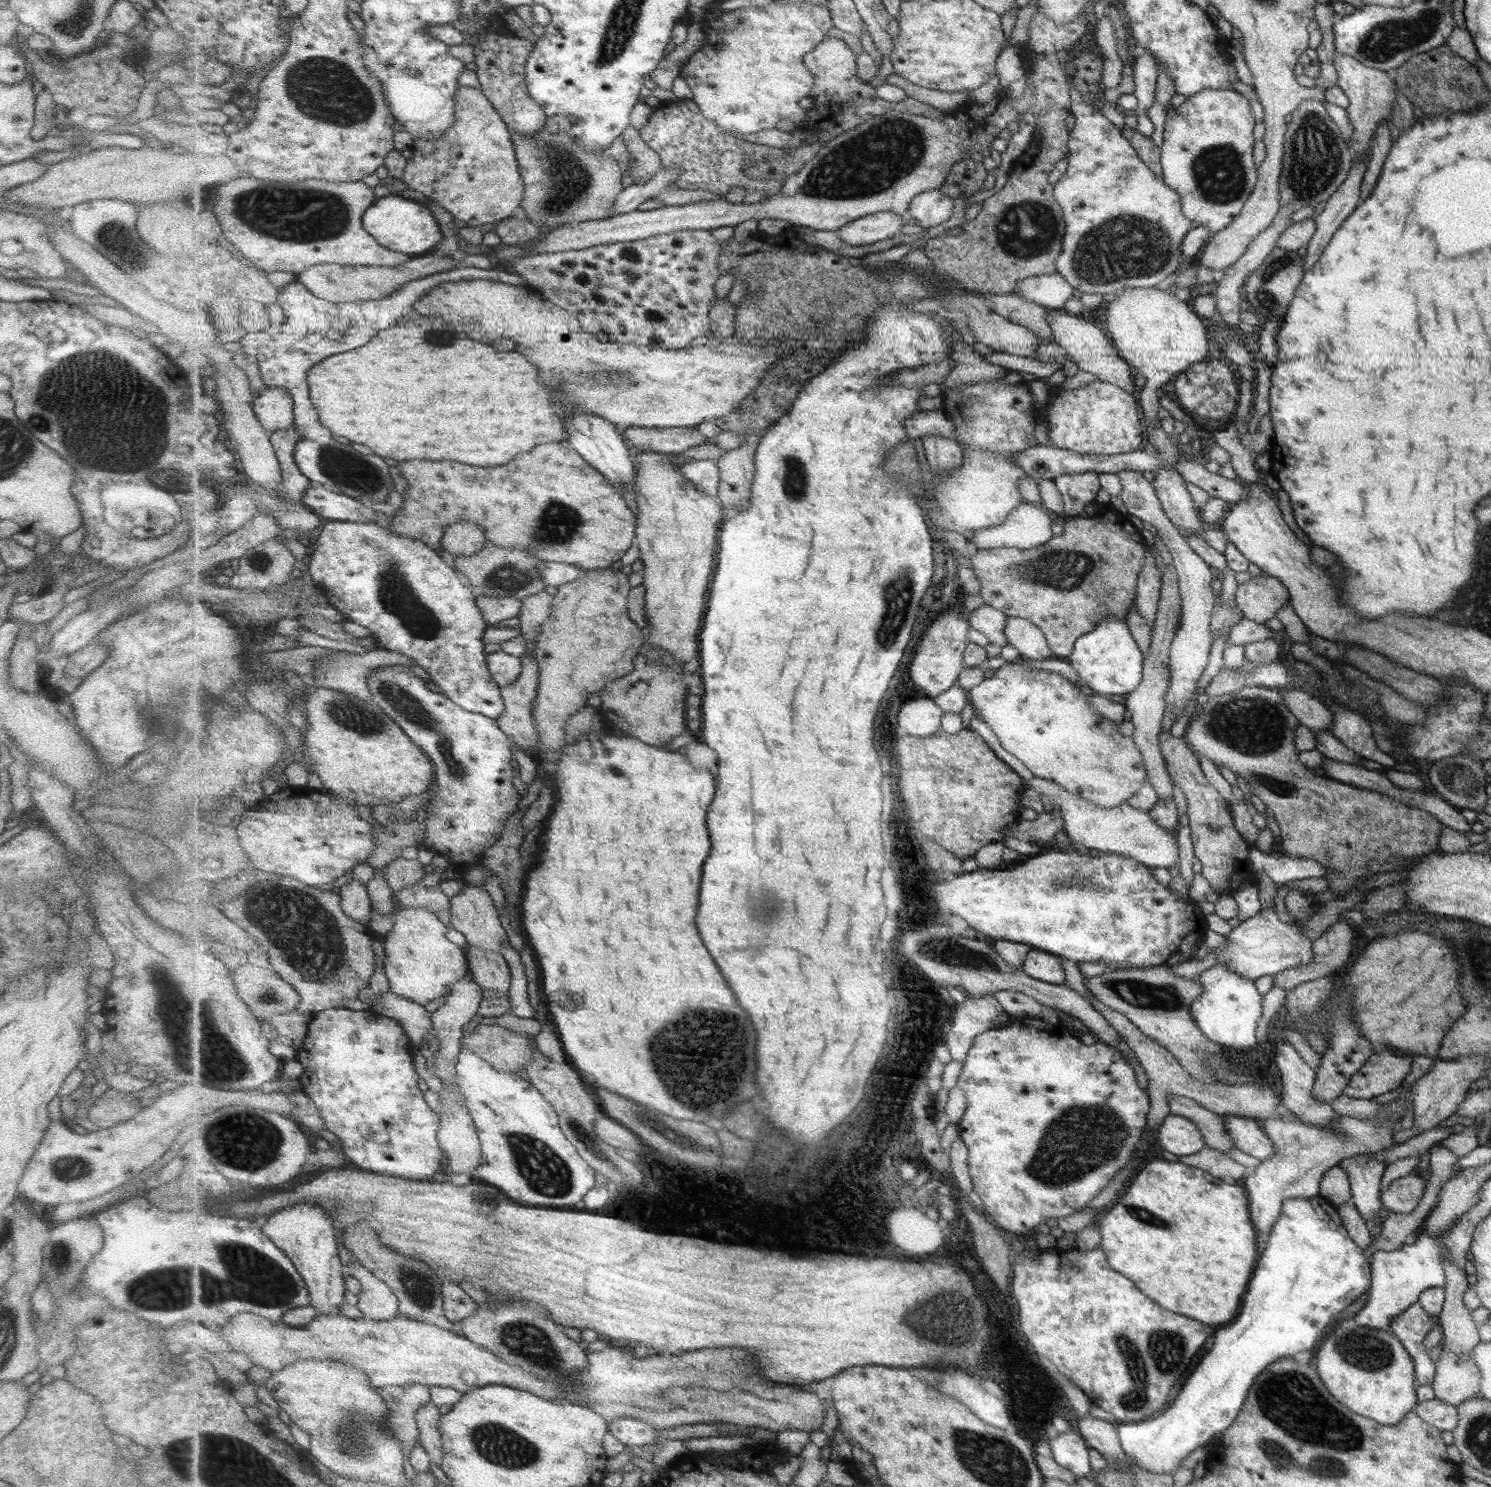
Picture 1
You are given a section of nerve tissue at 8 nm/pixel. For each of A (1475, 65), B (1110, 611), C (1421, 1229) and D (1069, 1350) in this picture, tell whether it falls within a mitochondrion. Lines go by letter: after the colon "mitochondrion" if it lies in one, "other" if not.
A: other
B: other
C: other
D: other

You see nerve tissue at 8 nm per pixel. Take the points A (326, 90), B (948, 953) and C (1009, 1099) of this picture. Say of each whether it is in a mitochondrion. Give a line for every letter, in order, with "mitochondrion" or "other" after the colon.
A: mitochondrion
B: mitochondrion
C: other

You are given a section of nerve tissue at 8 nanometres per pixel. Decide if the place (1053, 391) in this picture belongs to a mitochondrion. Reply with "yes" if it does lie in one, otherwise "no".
no

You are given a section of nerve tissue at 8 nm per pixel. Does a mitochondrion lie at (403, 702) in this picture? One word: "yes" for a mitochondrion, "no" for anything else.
yes

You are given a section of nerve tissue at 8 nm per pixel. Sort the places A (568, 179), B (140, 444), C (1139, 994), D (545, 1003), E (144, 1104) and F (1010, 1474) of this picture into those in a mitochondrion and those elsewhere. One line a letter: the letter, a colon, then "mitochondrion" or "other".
A: mitochondrion
B: mitochondrion
C: mitochondrion
D: other
E: other
F: mitochondrion

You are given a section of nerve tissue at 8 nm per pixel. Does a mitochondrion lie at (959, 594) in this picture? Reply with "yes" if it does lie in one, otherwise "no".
no

